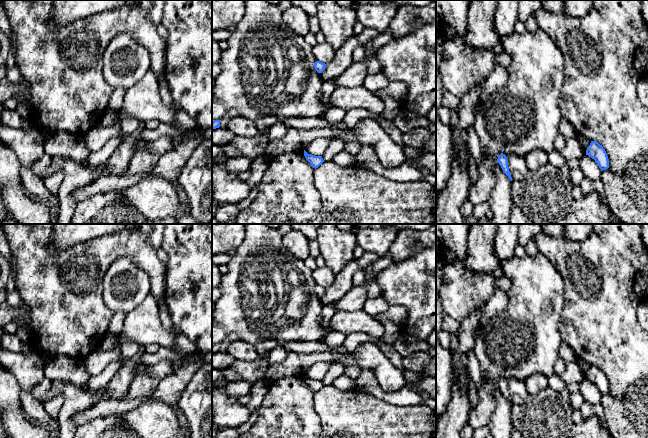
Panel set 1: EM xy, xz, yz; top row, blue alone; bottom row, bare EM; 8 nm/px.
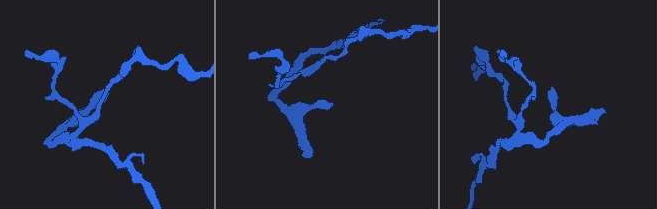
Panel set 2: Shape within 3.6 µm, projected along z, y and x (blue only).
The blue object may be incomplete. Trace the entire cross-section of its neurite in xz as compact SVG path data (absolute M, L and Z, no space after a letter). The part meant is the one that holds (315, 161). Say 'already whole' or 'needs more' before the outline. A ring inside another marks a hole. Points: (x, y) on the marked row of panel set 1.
already whole; M304 150L304 156L306 158L306 160L316 169L318 168L323 162L323 158L322 156L314 156L311 154L308 154L305 150Z

